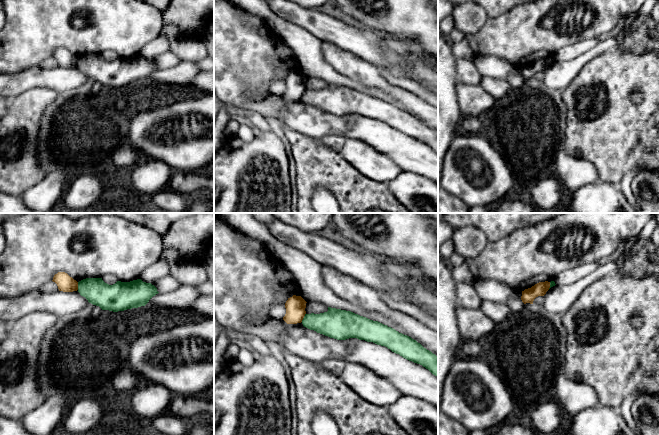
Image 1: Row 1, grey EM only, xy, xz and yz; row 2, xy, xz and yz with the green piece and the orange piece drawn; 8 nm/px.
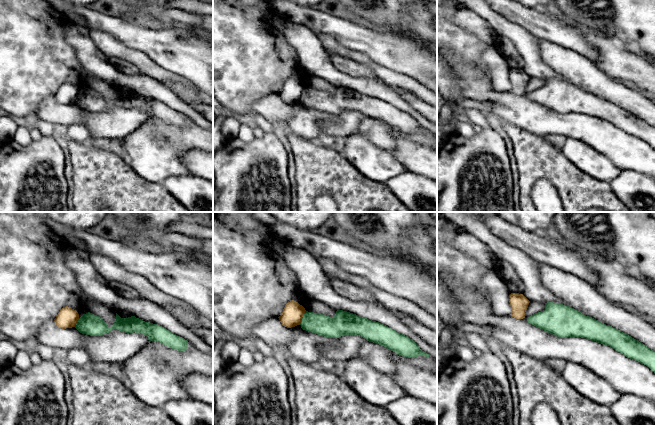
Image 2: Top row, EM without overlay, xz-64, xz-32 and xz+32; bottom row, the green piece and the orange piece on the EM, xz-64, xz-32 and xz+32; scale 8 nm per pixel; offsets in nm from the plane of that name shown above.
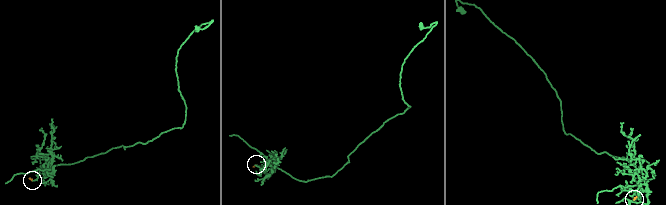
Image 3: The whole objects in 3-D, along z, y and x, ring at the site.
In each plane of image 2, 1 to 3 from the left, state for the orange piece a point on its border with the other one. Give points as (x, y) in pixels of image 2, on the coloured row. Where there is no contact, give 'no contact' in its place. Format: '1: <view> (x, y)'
1: xz-64 (77, 322)
2: xz-32 (302, 317)
3: no contact

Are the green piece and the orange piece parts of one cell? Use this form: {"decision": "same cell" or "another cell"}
{"decision": "another cell"}

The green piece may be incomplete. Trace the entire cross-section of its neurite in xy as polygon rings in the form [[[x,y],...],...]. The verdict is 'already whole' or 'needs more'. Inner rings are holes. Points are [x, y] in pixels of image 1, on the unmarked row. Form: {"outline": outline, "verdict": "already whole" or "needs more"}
{"outline": [[[86,54],[79,57],[78,68],[89,79],[113,88],[145,82],[159,69],[154,61],[141,55],[130,58],[117,57],[109,61],[102,54]]], "verdict": "already whole"}

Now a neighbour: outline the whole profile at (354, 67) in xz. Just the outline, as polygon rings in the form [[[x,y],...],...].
[[[327,42],[322,43],[322,54],[325,61],[339,74],[367,87],[382,90],[402,104],[405,111],[427,126],[438,129],[438,108],[408,90],[389,84],[375,65]]]

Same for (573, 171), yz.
[[[565,147],[557,155],[555,176],[561,181],[562,187],[572,193],[599,179],[592,163],[581,156],[569,154]]]

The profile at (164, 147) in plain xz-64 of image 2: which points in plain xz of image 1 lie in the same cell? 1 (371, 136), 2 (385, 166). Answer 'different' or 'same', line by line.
1: different
2: same

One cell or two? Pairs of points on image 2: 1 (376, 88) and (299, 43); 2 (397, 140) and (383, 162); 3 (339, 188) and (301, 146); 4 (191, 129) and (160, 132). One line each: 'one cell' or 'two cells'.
1: one cell
2: two cells
3: one cell
4: one cell

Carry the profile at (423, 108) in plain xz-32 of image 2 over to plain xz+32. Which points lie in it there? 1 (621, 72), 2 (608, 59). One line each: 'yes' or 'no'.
1: no
2: no

